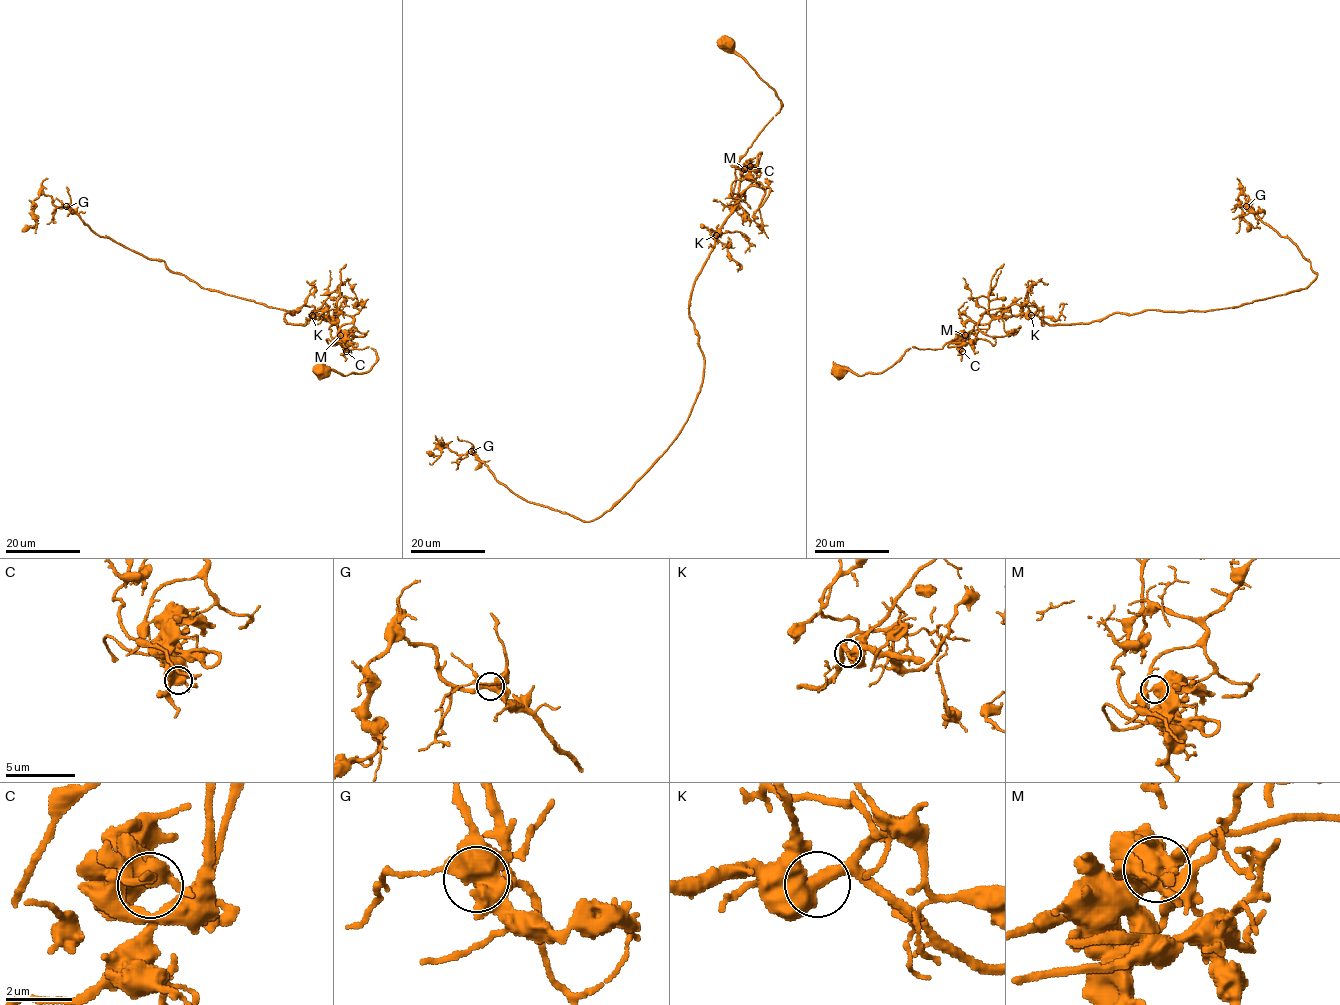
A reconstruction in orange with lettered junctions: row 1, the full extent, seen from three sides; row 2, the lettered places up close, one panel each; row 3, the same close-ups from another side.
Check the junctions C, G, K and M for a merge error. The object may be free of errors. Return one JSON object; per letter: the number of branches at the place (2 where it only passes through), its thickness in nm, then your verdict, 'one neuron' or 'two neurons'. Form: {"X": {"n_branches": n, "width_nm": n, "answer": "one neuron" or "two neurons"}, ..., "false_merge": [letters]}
{"C": {"n_branches": 3, "width_nm": 440, "answer": "one neuron"}, "G": {"n_branches": 3, "width_nm": 380, "answer": "one neuron"}, "K": {"n_branches": 2, "width_nm": 480, "answer": "one neuron"}, "M": {"n_branches": 2, "width_nm": 550, "answer": "two neurons"}, "false_merge": ["M"]}

